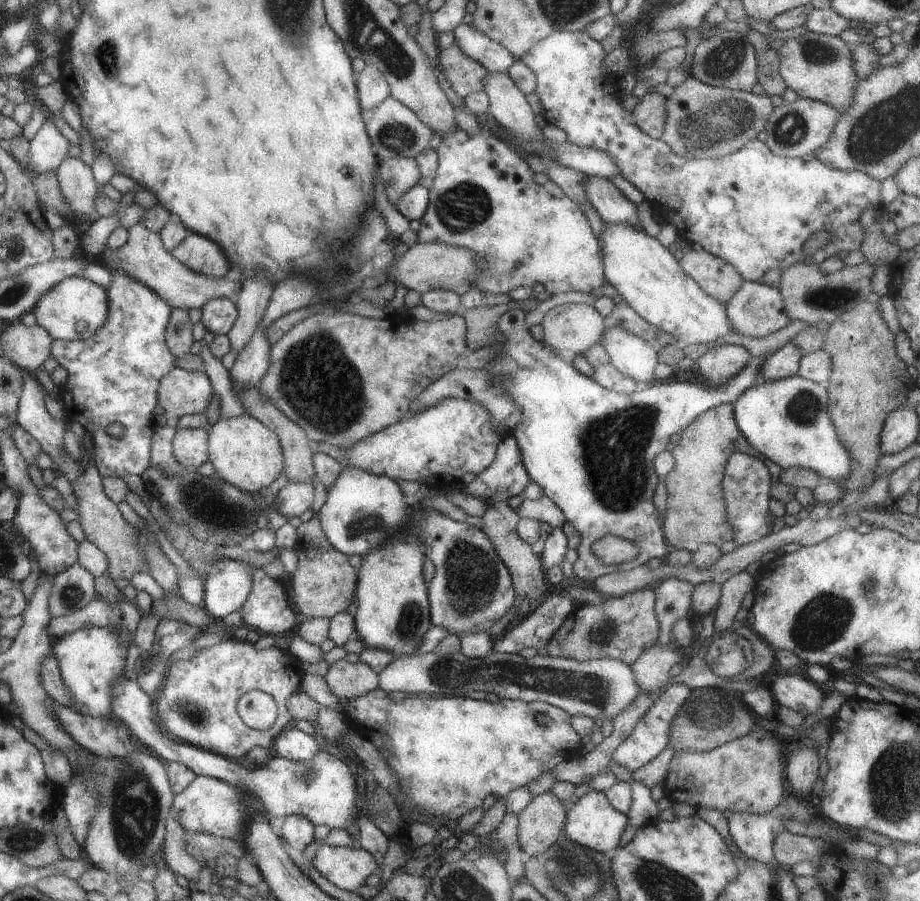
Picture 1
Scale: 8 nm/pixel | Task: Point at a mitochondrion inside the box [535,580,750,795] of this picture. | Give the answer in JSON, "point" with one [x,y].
{"point":[708,709]}

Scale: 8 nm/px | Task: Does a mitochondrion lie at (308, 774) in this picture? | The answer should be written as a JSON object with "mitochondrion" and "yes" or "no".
{"mitochondrion":"yes"}

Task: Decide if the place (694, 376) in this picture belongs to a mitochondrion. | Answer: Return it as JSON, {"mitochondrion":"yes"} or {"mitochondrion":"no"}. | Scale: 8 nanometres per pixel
{"mitochondrion":"no"}

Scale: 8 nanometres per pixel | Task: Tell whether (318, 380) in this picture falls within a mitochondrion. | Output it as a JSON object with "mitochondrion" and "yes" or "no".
{"mitochondrion":"yes"}

